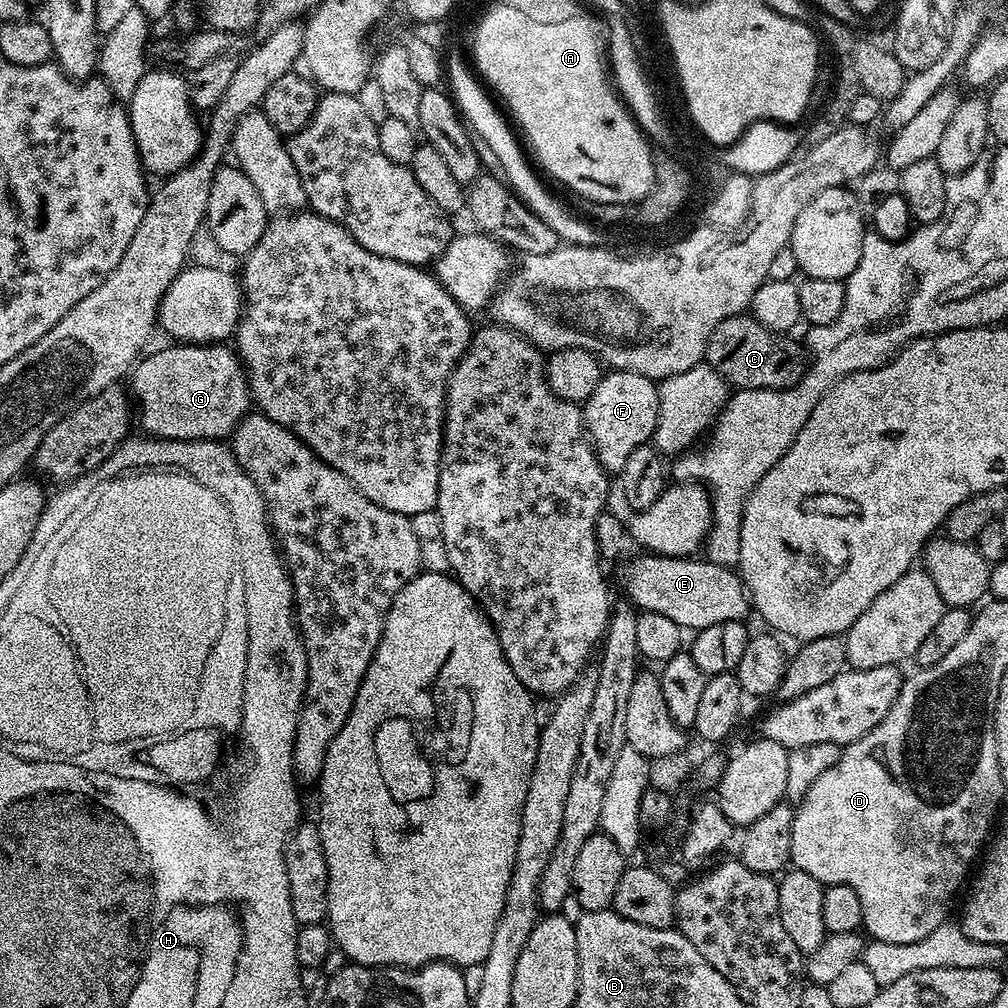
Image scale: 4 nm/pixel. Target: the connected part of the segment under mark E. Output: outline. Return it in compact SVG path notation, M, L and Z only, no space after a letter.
M640 554L644 556L640 556L636 561L633 562L632 565L629 566L628 569L624 572L624 588L628 591L627 599L632 601L635 604L635 607L640 610L650 611L650 612L658 612L665 616L666 618L670 618L674 621L675 624L680 625L681 629L688 630L688 628L692 628L691 630L699 630L705 628L706 626L714 626L718 622L722 622L723 620L739 620L743 621L745 619L744 615L747 612L750 612L750 601L744 591L743 583L732 568L723 568L721 564L713 564L711 560L707 558L701 558L701 560L696 560L697 558L677 558L674 556L658 556L655 554Z

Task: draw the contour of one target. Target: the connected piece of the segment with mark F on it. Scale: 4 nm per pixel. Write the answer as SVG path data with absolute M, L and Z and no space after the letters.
M612 370L601 375L598 386L583 401L582 425L596 461L605 473L619 474L633 449L655 433L657 391L657 381L649 376Z

